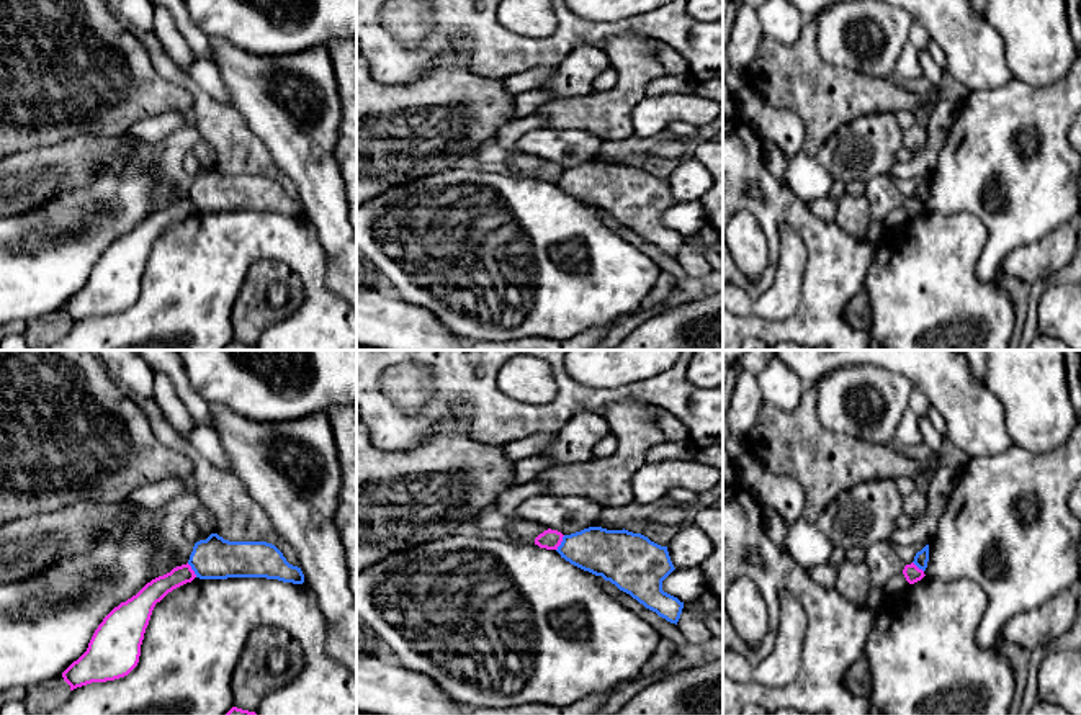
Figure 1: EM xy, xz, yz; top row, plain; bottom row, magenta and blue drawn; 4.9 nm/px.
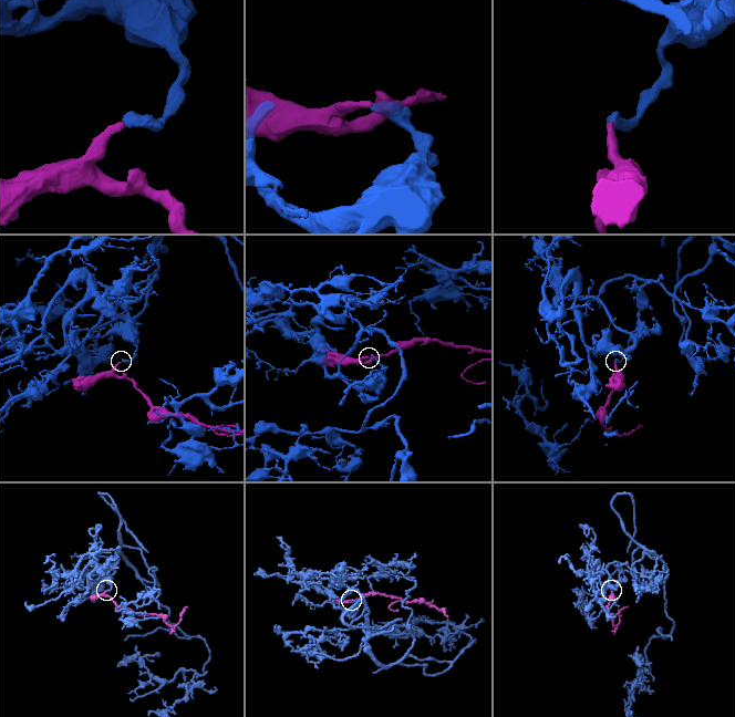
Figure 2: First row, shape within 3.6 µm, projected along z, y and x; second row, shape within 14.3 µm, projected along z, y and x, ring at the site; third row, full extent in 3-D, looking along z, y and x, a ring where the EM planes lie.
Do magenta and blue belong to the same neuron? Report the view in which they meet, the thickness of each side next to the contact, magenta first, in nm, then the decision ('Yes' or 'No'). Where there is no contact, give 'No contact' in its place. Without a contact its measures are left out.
Touches magenta in xz. Thickness 100 nm (magenta) against 240 nm. No

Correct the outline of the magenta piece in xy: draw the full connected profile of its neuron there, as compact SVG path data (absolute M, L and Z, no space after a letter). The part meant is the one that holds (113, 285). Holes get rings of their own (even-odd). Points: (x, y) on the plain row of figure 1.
M188 196L177 200L114 241L95 263L87 285L62 306L70 324L128 309L139 296L141 278L155 237L195 211Z

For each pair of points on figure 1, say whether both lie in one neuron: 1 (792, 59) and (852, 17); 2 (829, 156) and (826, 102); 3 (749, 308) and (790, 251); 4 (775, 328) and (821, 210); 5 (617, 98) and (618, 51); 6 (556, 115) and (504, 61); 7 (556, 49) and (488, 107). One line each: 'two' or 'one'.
1: two
2: two
3: one
4: two
5: one
6: two
7: two

